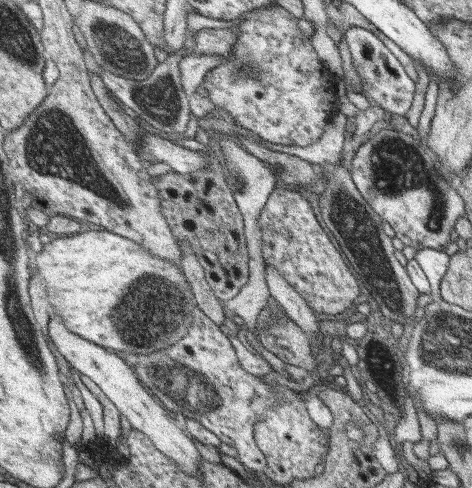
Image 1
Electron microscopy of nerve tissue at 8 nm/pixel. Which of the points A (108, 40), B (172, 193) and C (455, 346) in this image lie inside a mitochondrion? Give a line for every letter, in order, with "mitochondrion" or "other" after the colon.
A: mitochondrion
B: other
C: mitochondrion

